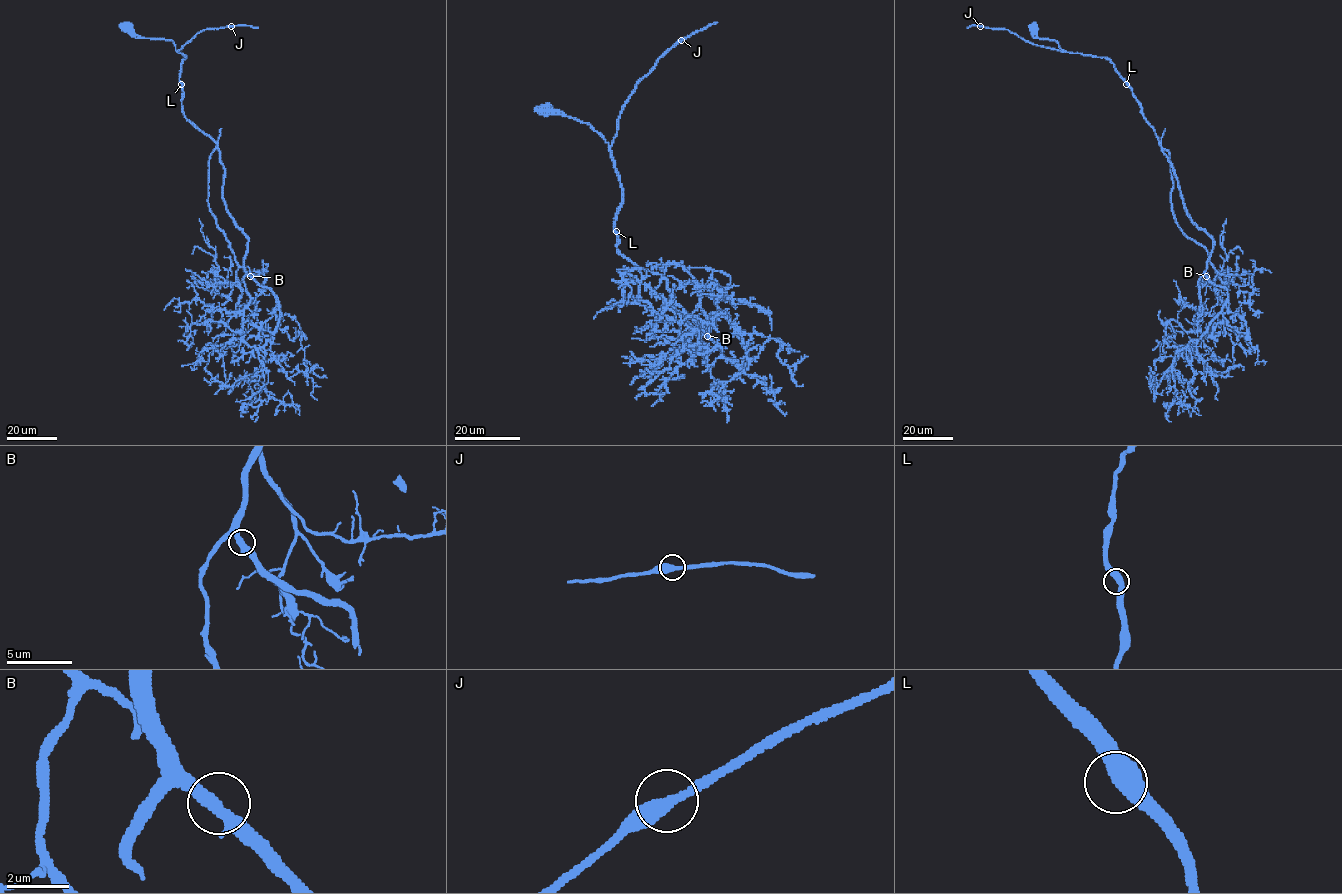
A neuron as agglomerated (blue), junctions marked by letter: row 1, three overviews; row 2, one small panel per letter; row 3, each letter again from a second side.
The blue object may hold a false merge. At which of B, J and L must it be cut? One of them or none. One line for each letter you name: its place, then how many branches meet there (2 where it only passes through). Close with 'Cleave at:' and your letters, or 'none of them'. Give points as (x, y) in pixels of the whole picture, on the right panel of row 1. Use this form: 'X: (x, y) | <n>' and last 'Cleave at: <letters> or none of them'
Cleave at: none of them

